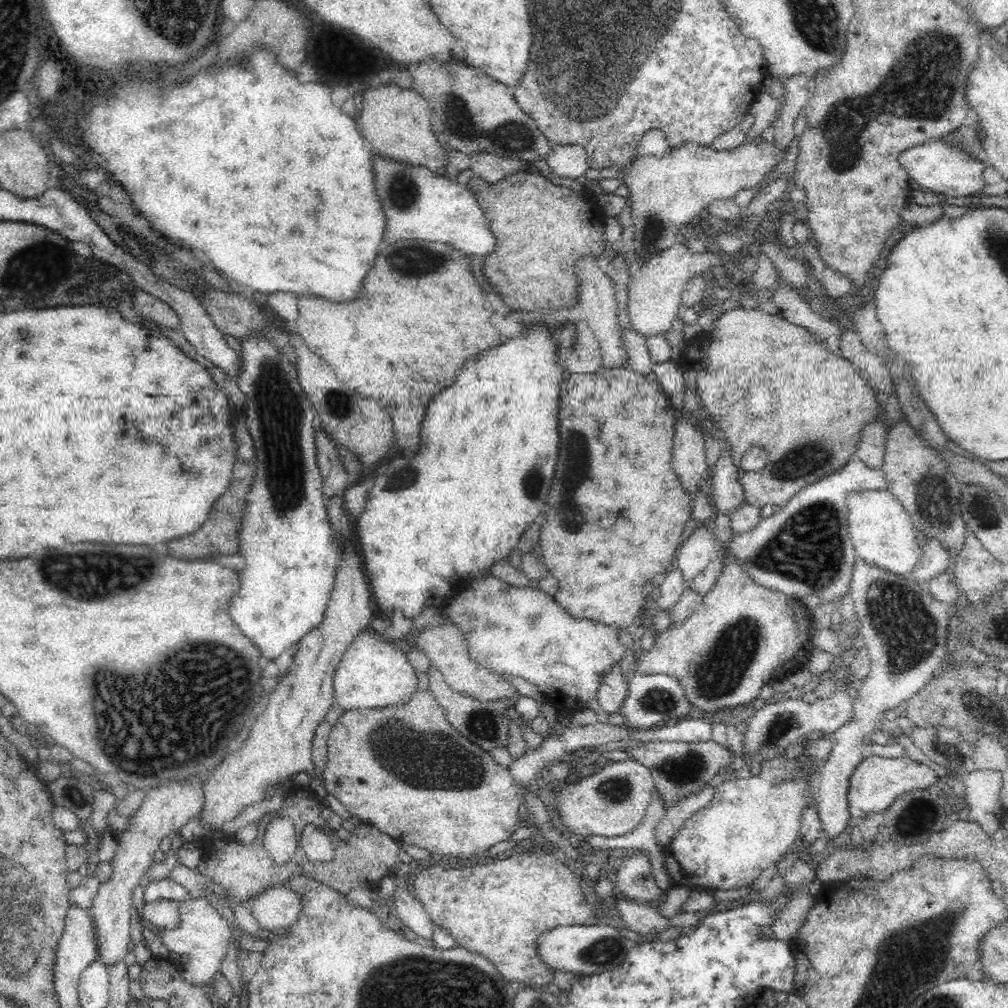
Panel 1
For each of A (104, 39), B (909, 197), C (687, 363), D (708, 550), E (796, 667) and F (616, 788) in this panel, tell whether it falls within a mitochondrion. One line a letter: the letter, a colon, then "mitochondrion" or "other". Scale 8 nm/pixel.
A: other
B: other
C: other
D: other
E: other
F: mitochondrion

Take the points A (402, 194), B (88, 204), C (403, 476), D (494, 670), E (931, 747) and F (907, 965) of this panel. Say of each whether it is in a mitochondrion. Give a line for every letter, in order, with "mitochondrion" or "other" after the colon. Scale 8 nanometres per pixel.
A: mitochondrion
B: other
C: mitochondrion
D: other
E: other
F: mitochondrion

